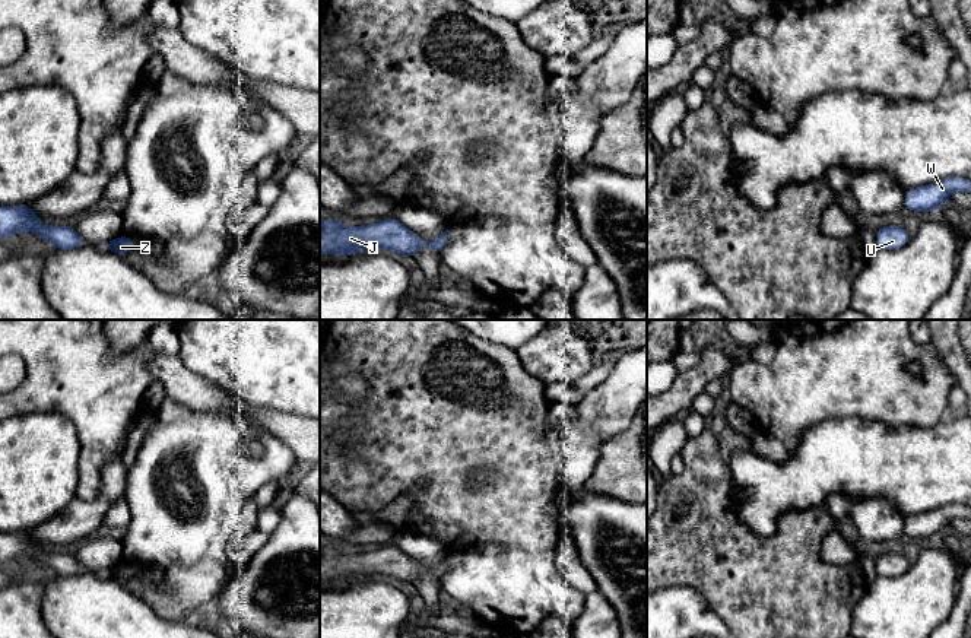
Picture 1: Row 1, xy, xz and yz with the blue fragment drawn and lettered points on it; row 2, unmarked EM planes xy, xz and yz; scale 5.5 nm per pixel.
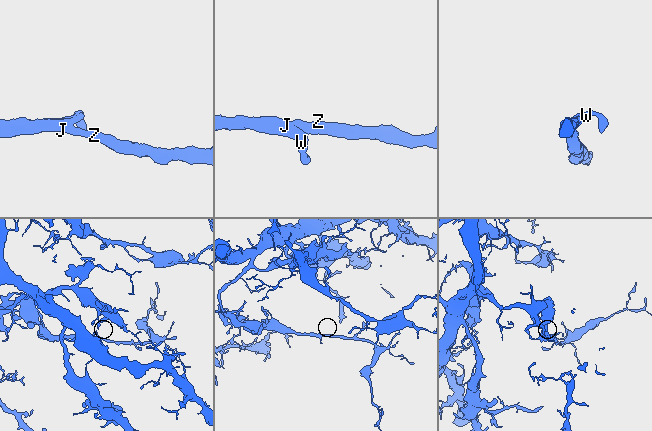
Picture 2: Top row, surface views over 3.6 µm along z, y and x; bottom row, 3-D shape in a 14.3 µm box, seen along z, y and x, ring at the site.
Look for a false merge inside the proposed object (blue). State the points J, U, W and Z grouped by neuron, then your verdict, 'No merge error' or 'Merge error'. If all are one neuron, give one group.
Groups: J U W Z. No merge error

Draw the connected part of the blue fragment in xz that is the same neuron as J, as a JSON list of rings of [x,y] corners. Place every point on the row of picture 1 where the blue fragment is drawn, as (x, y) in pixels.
[[[320,218],[320,254],[346,257],[355,253],[383,248],[415,257],[421,248],[432,248],[441,255],[447,244],[447,232],[448,228],[440,234],[435,242],[423,242],[394,218],[362,226],[345,226],[339,220]]]

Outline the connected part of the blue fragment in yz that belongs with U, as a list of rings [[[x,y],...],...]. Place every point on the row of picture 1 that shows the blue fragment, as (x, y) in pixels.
[[[879,226],[876,231],[878,248],[897,250],[904,247],[911,235],[902,226]]]

